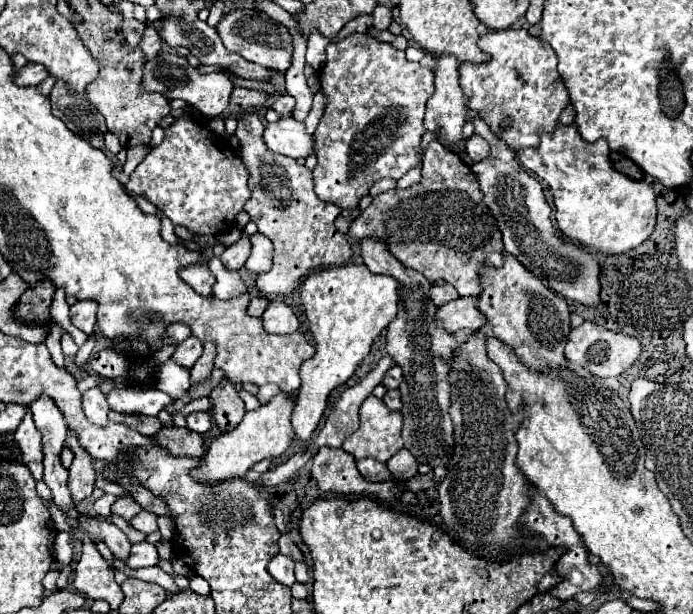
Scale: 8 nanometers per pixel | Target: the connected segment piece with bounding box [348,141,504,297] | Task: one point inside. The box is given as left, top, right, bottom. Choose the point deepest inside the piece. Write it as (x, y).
(444, 230)

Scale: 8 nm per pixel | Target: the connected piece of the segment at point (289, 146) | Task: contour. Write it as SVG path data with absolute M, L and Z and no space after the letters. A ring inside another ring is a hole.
M282 117L280 121L270 123L264 131L264 139L268 149L292 159L306 159L314 153L314 135L308 135L304 123L294 117Z

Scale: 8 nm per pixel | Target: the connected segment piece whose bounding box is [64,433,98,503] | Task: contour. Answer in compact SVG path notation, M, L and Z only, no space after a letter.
M68 433L64 447L68 447L74 453L74 461L68 469L70 477L68 477L68 489L72 493L74 503L86 499L92 491L94 491L94 481L96 481L96 471L92 467L92 457L88 455L88 451L80 445L78 437L74 433Z

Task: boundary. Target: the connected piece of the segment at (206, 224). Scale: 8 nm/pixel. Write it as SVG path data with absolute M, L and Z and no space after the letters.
M186 117L176 119L166 129L164 141L158 147L154 147L144 157L144 161L134 169L126 189L132 195L140 195L152 201L174 225L182 225L198 235L216 235L216 233L226 233L228 229L232 229L236 215L242 211L244 203L250 199L248 169L244 161L240 159L240 155L236 155L232 147L212 129Z

